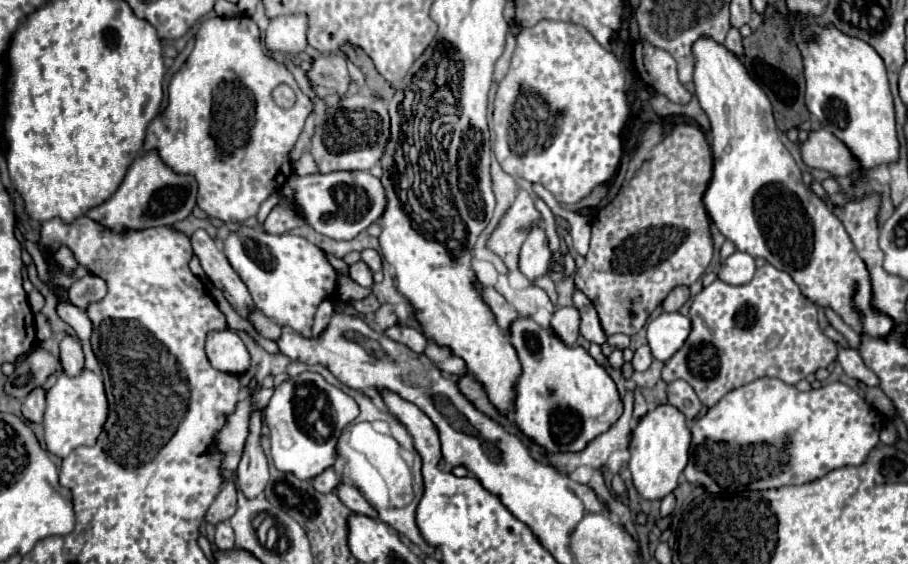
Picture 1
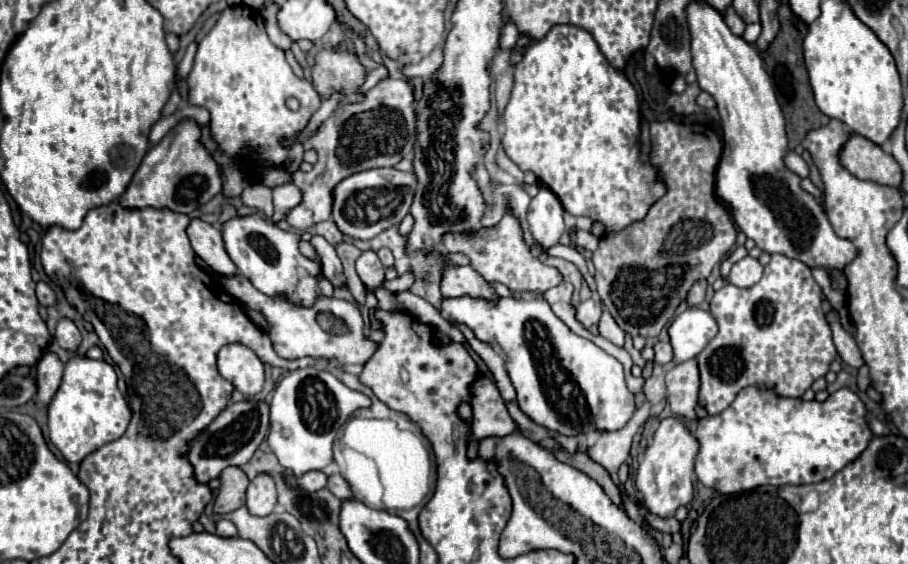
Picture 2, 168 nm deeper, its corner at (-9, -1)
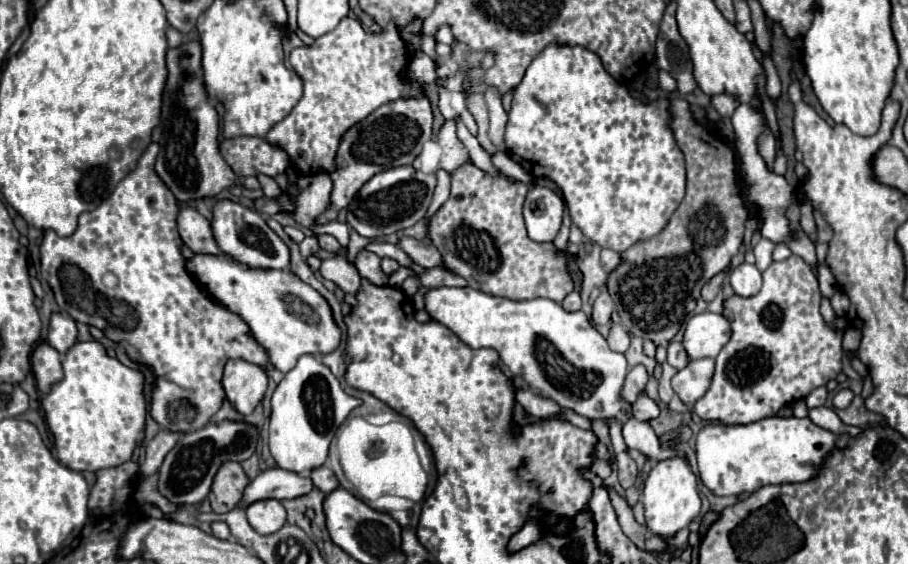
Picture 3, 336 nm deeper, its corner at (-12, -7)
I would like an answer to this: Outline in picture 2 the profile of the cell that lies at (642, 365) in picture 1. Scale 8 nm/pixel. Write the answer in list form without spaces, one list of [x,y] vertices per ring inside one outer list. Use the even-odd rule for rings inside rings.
[[[656,343],[654,345],[654,363],[656,365],[666,365],[672,361],[672,347],[670,343]]]

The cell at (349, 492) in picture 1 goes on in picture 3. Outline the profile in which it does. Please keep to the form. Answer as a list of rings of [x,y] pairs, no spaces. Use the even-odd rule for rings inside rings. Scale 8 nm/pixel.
[[[321,465],[321,467],[313,469],[309,477],[311,477],[313,485],[315,485],[317,489],[321,489],[325,495],[327,495],[327,493],[331,493],[331,491],[339,485],[339,483],[337,483],[337,477],[333,475],[333,471],[331,471],[329,467],[325,467],[325,465]]]

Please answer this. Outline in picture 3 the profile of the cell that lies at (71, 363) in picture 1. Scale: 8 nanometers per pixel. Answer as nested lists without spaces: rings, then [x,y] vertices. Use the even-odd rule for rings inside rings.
[[[59,311],[59,313],[53,313],[51,319],[49,319],[49,331],[47,331],[47,343],[51,347],[55,347],[61,355],[67,351],[67,347],[71,347],[73,343],[77,341],[77,327],[75,327],[75,321]]]

